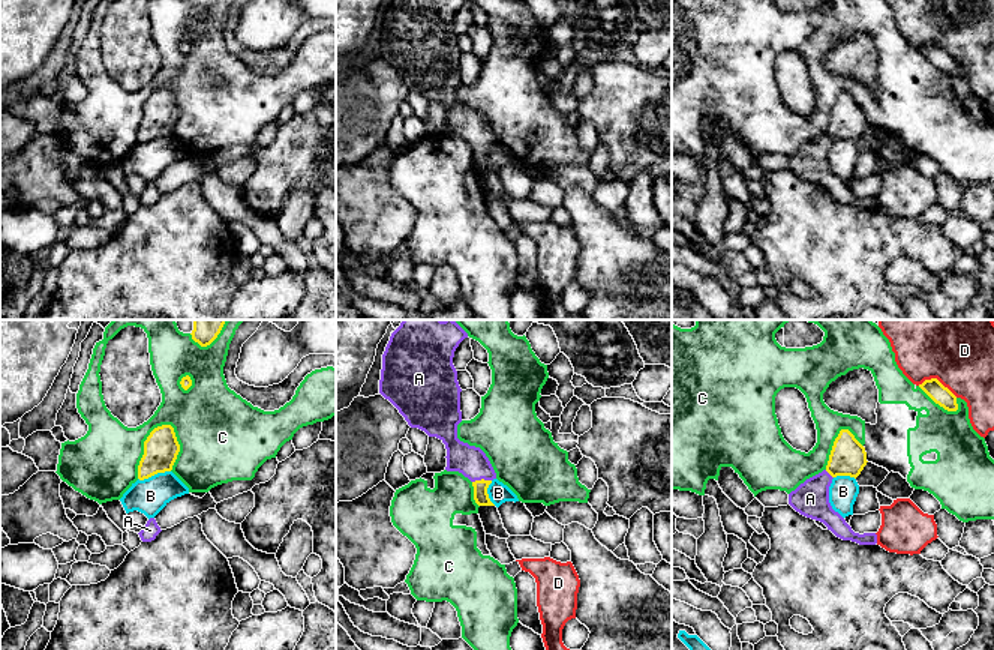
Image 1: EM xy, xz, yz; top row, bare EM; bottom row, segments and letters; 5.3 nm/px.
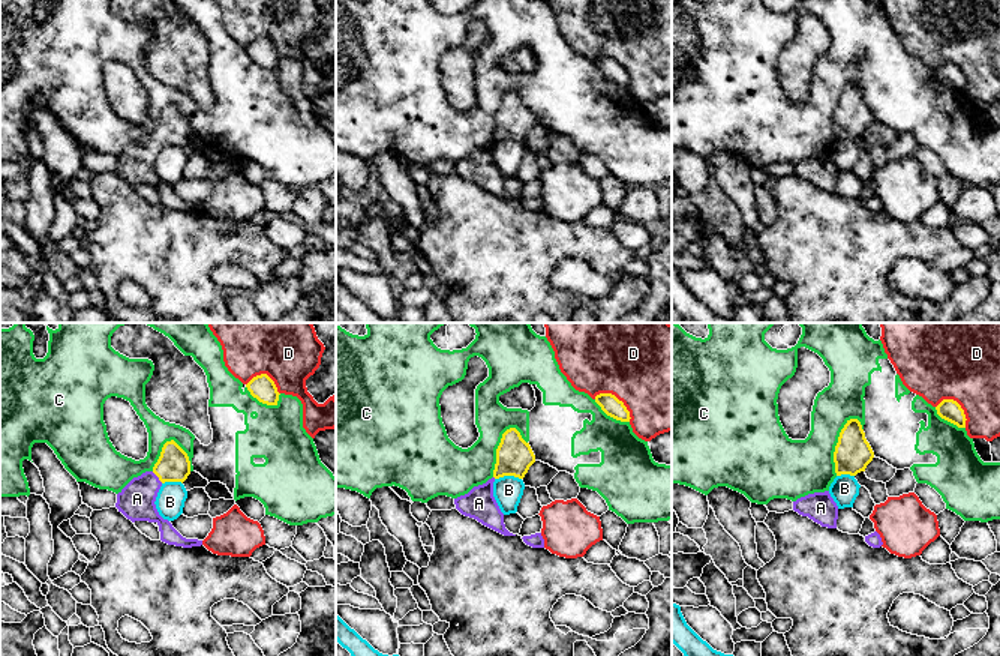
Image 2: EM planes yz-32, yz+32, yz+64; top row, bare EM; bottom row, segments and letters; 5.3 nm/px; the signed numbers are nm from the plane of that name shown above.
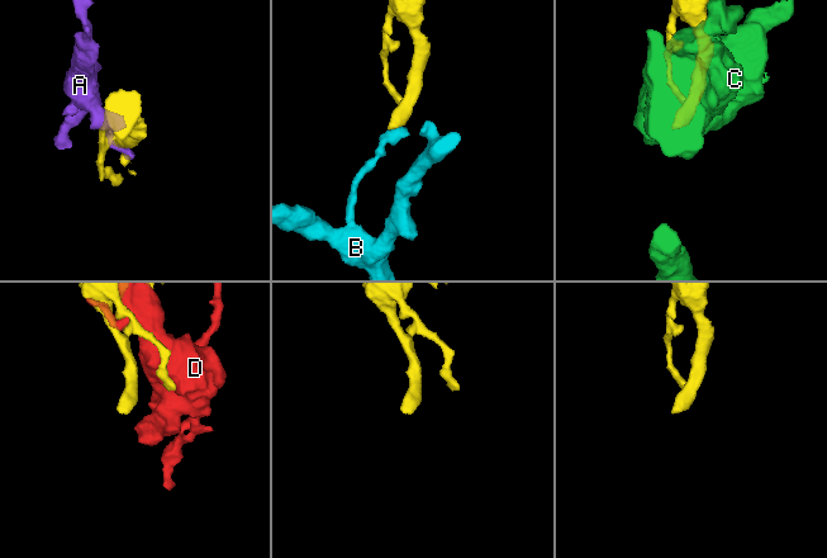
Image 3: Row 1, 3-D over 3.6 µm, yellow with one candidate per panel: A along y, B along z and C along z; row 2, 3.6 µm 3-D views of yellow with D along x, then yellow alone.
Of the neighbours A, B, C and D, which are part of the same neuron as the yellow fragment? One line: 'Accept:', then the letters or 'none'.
Accept: A

